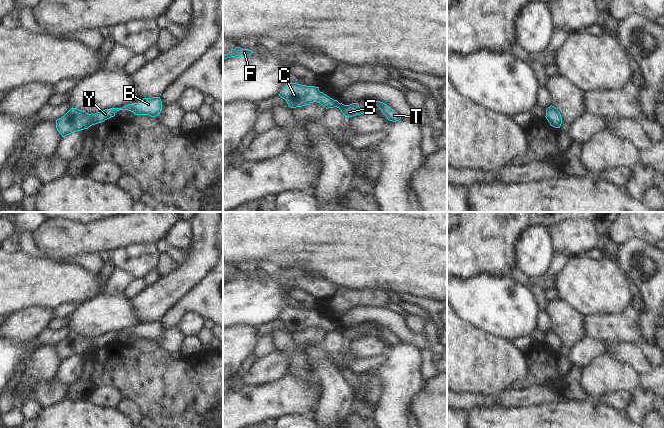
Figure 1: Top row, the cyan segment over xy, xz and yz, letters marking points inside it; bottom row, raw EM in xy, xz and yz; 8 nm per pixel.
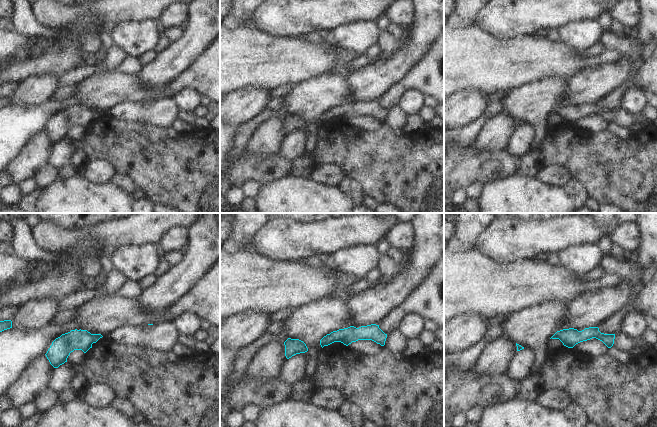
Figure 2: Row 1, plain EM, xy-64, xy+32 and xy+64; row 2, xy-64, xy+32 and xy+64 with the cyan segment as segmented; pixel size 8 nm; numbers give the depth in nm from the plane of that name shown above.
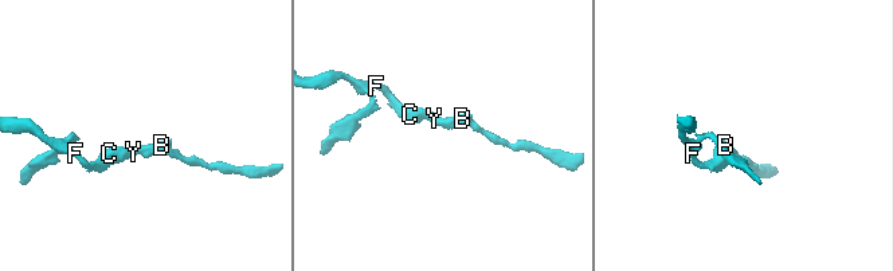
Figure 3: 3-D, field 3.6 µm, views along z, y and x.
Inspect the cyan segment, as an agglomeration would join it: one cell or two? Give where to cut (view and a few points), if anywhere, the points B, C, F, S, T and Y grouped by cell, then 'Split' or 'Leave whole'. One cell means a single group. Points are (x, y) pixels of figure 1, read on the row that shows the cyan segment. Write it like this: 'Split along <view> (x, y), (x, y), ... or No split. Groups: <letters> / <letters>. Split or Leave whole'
No split. Groups: B C F S T Y. Leave whole

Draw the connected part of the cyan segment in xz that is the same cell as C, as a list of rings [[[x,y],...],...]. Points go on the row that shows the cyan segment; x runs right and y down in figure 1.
[[[288,83],[279,96],[286,100],[291,108],[302,107],[313,102],[318,102],[326,109],[337,107],[345,117],[353,117],[365,113],[358,103],[344,105],[319,91],[319,87],[306,86],[297,83]]]

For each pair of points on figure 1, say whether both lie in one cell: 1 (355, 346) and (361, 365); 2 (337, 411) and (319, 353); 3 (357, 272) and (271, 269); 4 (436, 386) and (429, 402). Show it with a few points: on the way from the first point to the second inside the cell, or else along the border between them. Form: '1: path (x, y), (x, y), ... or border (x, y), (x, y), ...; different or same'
1: border (382, 354), (358, 359); different
2: path (336, 397), (333, 384), (324, 367); same
3: border (256, 262), (271, 260), (279, 268); different
4: border (421, 389), (426, 393), (436, 395); different

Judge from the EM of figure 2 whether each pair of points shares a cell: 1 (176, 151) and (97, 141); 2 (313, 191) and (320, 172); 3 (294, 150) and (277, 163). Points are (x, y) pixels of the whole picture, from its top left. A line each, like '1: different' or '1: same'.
1: same
2: different
3: different

